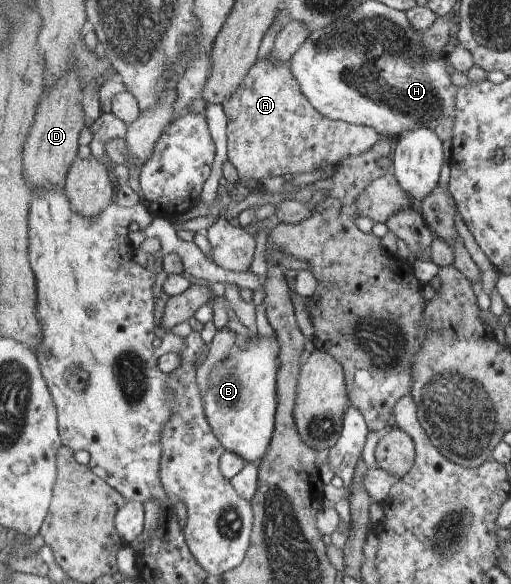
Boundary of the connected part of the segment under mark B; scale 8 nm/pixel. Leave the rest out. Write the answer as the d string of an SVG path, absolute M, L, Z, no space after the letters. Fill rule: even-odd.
M275 337L247 339L246 349L233 347L222 365L212 369L205 394L205 413L227 452L240 455L246 465L258 465L268 453L276 430L277 379L281 347Z

